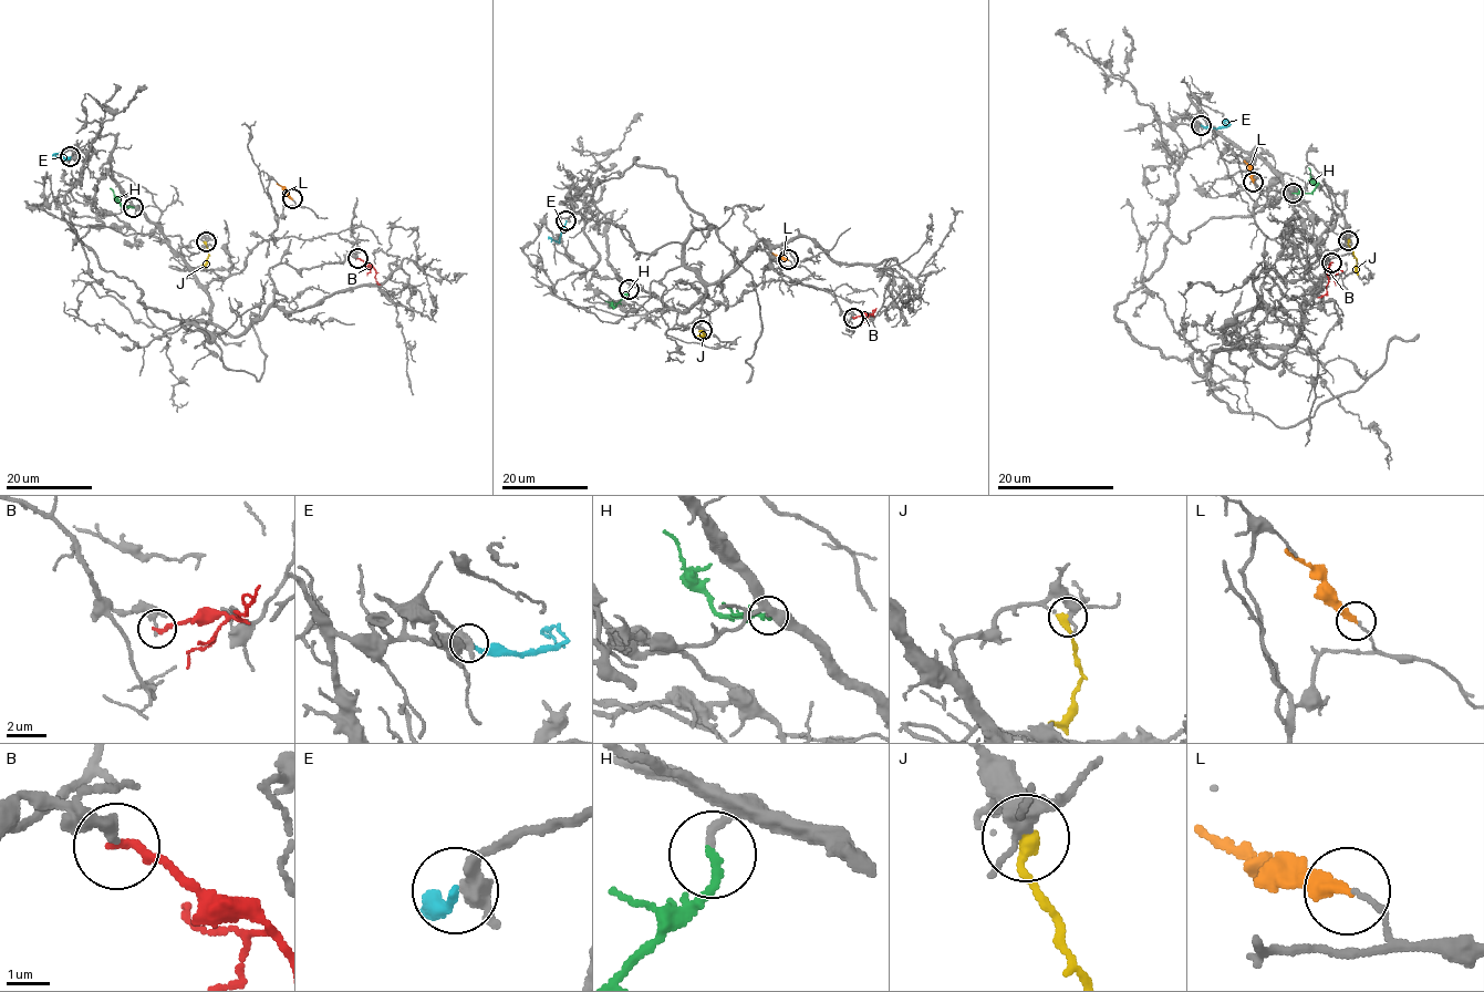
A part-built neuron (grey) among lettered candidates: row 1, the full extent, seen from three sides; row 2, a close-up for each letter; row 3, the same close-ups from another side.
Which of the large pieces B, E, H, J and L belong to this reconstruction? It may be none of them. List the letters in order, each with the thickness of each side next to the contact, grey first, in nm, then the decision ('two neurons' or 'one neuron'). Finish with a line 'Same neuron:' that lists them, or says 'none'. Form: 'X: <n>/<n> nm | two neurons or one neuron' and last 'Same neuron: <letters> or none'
B: 280/190 nm | two neurons
E: 500/180 nm | two neurons
H: 190/220 nm | one neuron
J: 340/380 nm | two neurons
L: 100/320 nm | two neurons
Same neuron: H

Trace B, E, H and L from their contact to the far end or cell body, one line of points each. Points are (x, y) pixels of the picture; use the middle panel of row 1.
B: (853, 317), (871, 314), (877, 308)
E: (566, 221), (560, 239), (551, 241)
H: (629, 289), (614, 307), (605, 301)
L: (788, 260), (771, 252)

